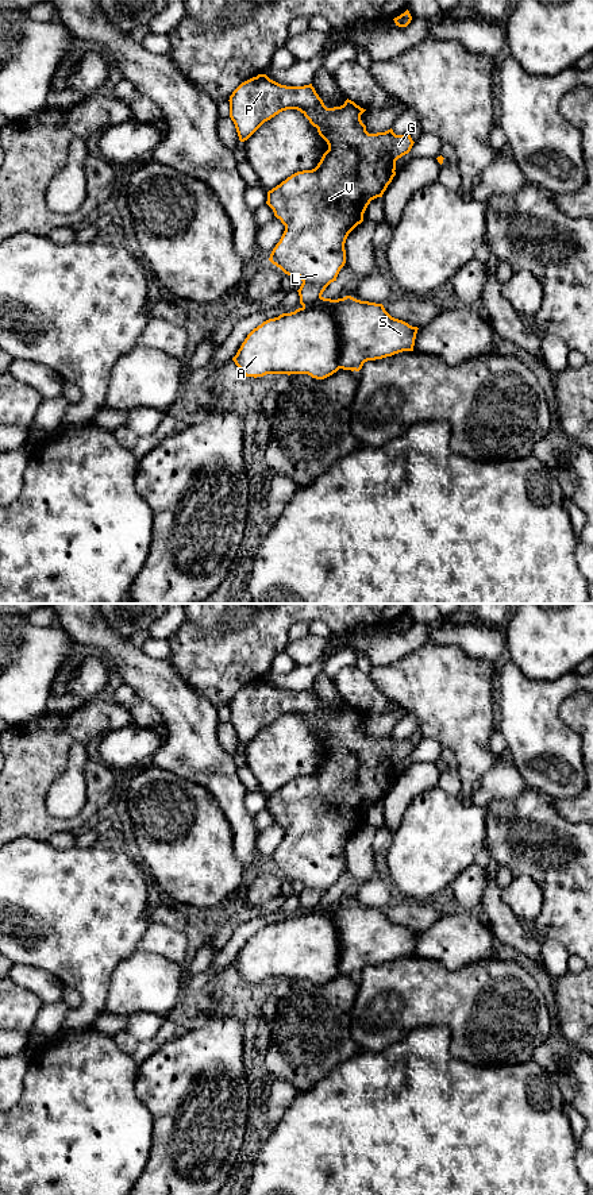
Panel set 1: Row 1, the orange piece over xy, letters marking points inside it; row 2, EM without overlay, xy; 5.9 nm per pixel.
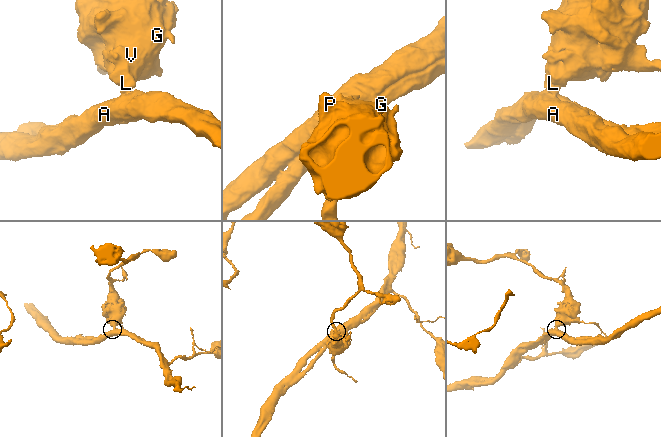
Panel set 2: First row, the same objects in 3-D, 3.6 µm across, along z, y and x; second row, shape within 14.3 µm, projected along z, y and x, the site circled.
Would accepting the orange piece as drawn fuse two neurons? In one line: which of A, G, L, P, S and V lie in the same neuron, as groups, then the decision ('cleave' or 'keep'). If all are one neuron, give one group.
groups A S / G L P V; cleave

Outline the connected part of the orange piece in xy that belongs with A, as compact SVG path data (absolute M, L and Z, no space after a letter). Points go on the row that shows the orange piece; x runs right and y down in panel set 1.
M351 296L338 300L320 297L313 305L282 313L254 328L232 361L246 377L308 374L324 379L339 369L359 371L367 361L413 351L417 329L392 317L382 304Z

